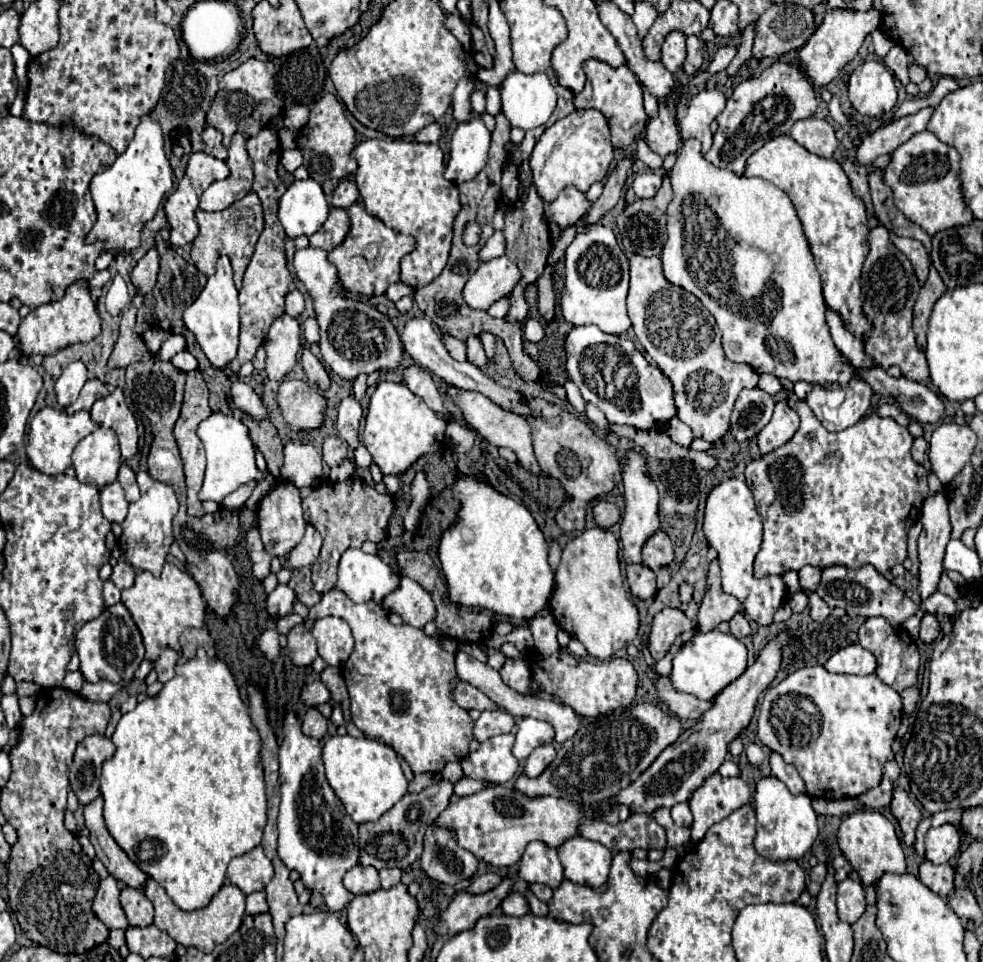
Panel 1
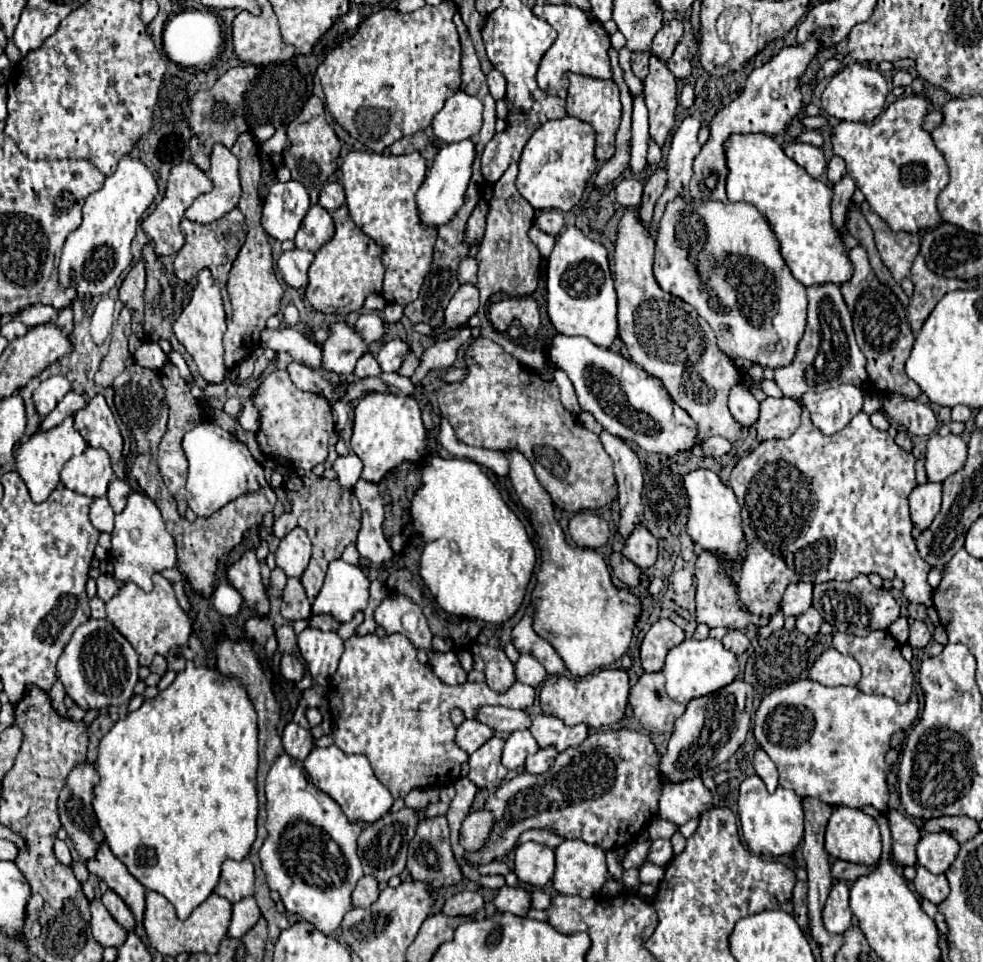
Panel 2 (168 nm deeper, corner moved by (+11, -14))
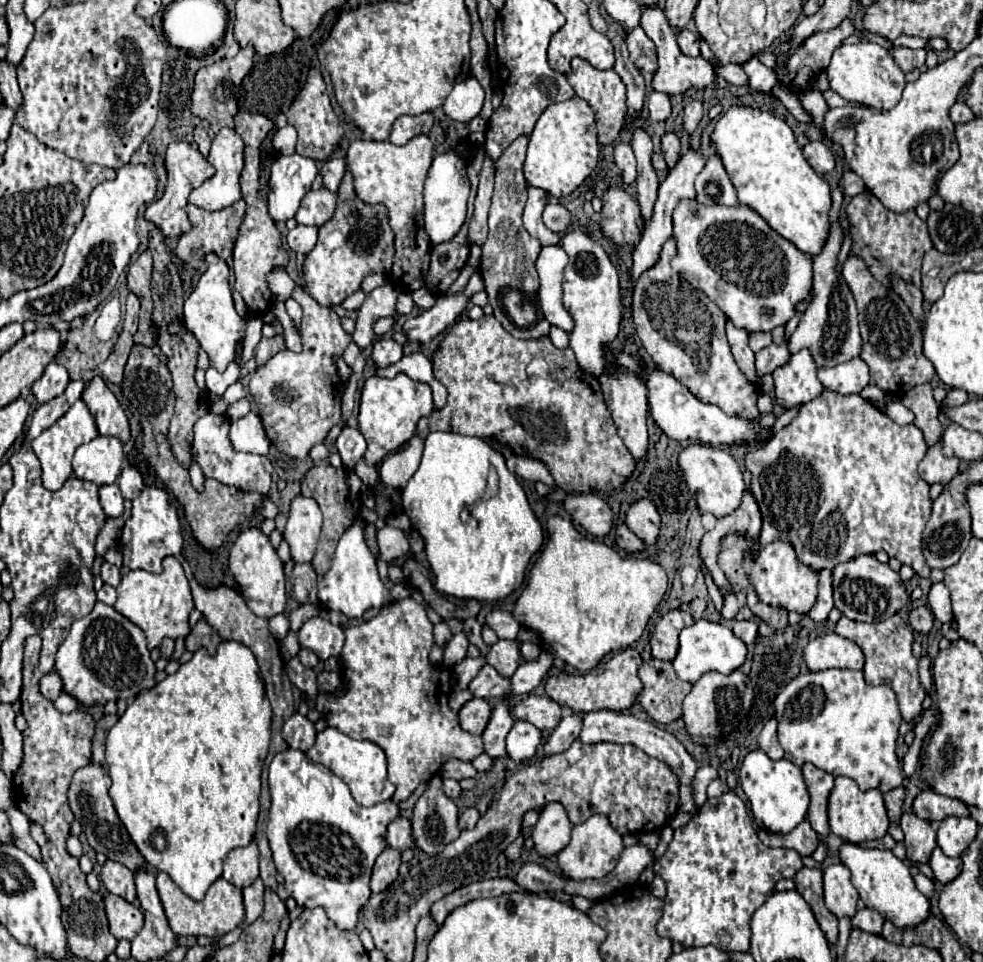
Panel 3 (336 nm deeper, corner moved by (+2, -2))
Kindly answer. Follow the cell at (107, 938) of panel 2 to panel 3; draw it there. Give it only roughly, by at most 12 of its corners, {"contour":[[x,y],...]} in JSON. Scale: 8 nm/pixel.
{"contour":[[106,894],[110,932],[132,940],[144,926],[142,912]]}

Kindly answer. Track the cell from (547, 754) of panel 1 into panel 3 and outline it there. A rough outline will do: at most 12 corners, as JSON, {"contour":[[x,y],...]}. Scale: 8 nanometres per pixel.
{"contour":[[568,714],[544,744],[546,754],[560,754],[578,738],[582,716]]}

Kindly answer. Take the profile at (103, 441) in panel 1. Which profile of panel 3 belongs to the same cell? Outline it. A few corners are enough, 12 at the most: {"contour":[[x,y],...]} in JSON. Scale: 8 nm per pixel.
{"contour":[[96,436],[74,454],[74,474],[96,486],[116,482],[122,442]]}

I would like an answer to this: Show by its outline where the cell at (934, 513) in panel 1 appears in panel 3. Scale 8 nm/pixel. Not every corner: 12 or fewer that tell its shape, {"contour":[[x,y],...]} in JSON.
{"contour":[[942,444],[928,448],[918,466],[926,484],[946,484],[960,472],[958,458],[946,458]]}

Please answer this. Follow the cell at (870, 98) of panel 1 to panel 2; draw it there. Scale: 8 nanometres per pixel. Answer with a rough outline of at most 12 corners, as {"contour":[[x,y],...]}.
{"contour":[[853,62],[821,94],[823,110],[873,122],[889,86],[879,70]]}

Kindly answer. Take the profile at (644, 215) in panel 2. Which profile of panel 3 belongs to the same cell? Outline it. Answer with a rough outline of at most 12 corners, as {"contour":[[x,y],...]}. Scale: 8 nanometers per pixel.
{"contour":[[676,134],[662,138],[668,170],[676,166],[680,156],[680,140]]}

